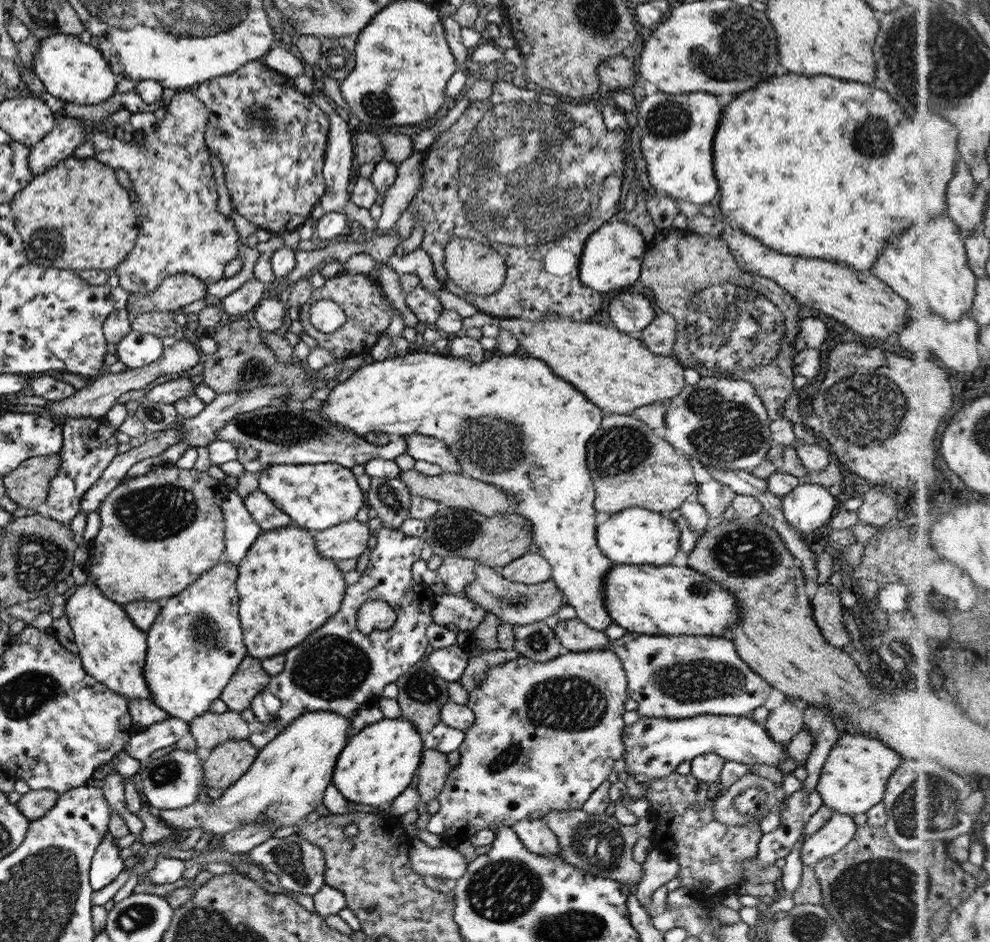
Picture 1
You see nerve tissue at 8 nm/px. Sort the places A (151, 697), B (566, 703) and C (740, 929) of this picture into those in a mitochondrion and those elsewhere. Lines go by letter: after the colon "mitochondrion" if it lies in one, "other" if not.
A: other
B: mitochondrion
C: other

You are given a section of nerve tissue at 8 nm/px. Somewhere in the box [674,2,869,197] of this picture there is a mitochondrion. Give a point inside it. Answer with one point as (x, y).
(725, 54)

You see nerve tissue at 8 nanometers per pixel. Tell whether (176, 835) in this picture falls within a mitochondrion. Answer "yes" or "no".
no

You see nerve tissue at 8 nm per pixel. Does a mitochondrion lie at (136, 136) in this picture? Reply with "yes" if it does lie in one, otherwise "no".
no

